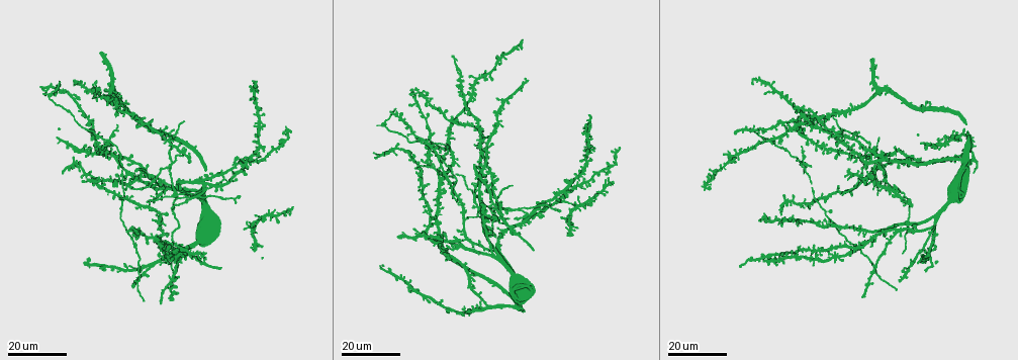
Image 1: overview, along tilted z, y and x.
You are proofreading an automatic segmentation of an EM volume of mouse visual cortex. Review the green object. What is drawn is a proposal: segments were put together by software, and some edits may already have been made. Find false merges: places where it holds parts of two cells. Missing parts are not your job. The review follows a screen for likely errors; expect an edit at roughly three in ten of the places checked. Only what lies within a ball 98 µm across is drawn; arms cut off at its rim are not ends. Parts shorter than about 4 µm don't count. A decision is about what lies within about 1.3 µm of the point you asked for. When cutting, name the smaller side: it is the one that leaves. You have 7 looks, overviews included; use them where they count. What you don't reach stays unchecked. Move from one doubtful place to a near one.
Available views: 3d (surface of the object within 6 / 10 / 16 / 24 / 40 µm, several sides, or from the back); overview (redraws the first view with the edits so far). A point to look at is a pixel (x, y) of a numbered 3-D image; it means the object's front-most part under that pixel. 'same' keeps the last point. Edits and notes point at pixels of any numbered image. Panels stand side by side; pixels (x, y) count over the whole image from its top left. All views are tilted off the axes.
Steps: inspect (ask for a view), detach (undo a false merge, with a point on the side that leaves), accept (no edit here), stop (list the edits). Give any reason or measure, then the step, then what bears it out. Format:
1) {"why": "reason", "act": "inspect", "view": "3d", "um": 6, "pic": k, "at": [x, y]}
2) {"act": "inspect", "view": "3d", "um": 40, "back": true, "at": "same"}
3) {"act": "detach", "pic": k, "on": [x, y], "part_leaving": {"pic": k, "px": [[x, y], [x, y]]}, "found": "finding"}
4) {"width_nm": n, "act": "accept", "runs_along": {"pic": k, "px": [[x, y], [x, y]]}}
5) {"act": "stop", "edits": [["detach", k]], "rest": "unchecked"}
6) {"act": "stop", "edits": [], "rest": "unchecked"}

{"why": "four or more arms meet", "act": "inspect", "view": "3d", "um": 16, "pic": 1, "at": [890, 189]}

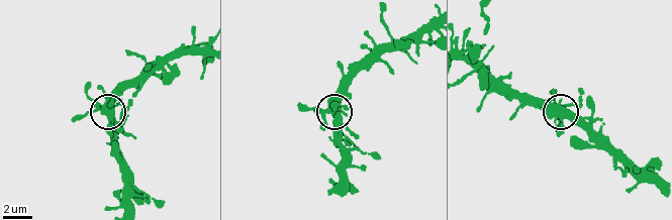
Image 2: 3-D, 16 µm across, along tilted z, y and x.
{"act": "inspect", "view": "3d", "um": 6, "pic": 2, "at": [104, 110]}

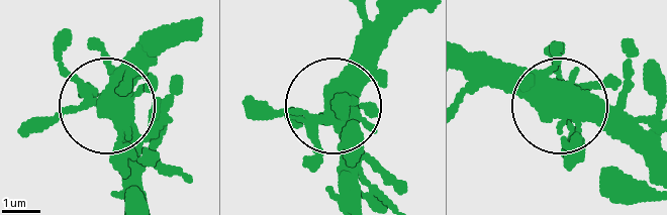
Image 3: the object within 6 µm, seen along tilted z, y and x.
{"act": "accept", "found": "all the same cell"}

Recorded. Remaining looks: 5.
{"why": "arms part here", "act": "inspect", "view": "3d", "um": 16, "pic": 1, "at": [205, 190]}

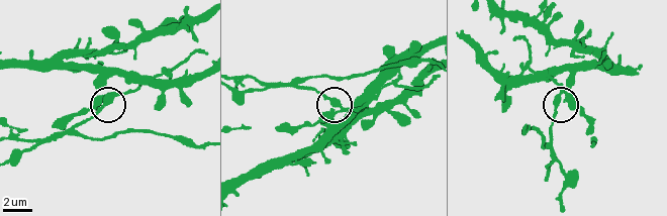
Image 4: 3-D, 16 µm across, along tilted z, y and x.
{"why": "zoom in", "act": "inspect", "view": "3d", "um": 6, "pic": 4, "at": [333, 101]}

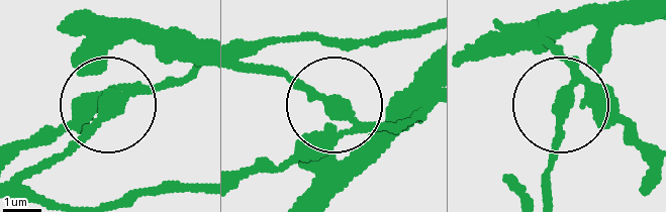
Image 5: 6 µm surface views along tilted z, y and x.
{"side_arm_um": 5, "arms": 3, "act": "detach", "pic": 5, "on": [84, 129], "found": "two cells meet here"}

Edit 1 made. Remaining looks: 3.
{"why": "branch point", "act": "inspect", "view": "3d", "um": 24, "pic": 1, "at": [236, 164]}

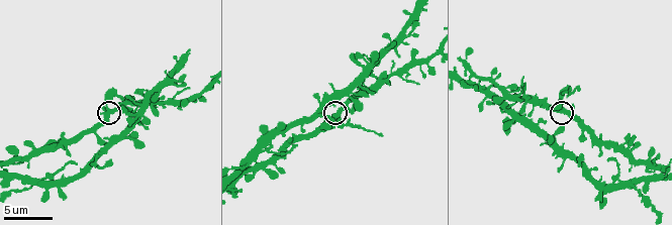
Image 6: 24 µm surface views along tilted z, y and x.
{"act": "inspect", "view": "3d", "um": 6, "pic": 6, "at": [563, 112]}

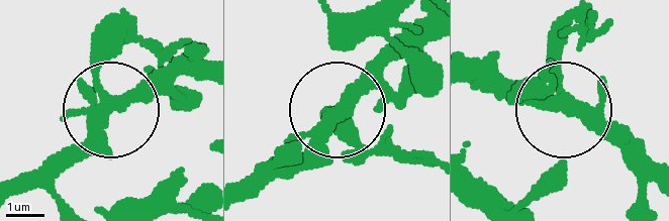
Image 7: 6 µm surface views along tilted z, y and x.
{"arms": 3, "act": "detach", "pic": 7, "on": [120, 30], "found": "two cells meet here"}

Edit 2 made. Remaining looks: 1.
{"act": "stop", "edits": [["detach", 5], ["detach", 7]], "rest": "unchecked"}

